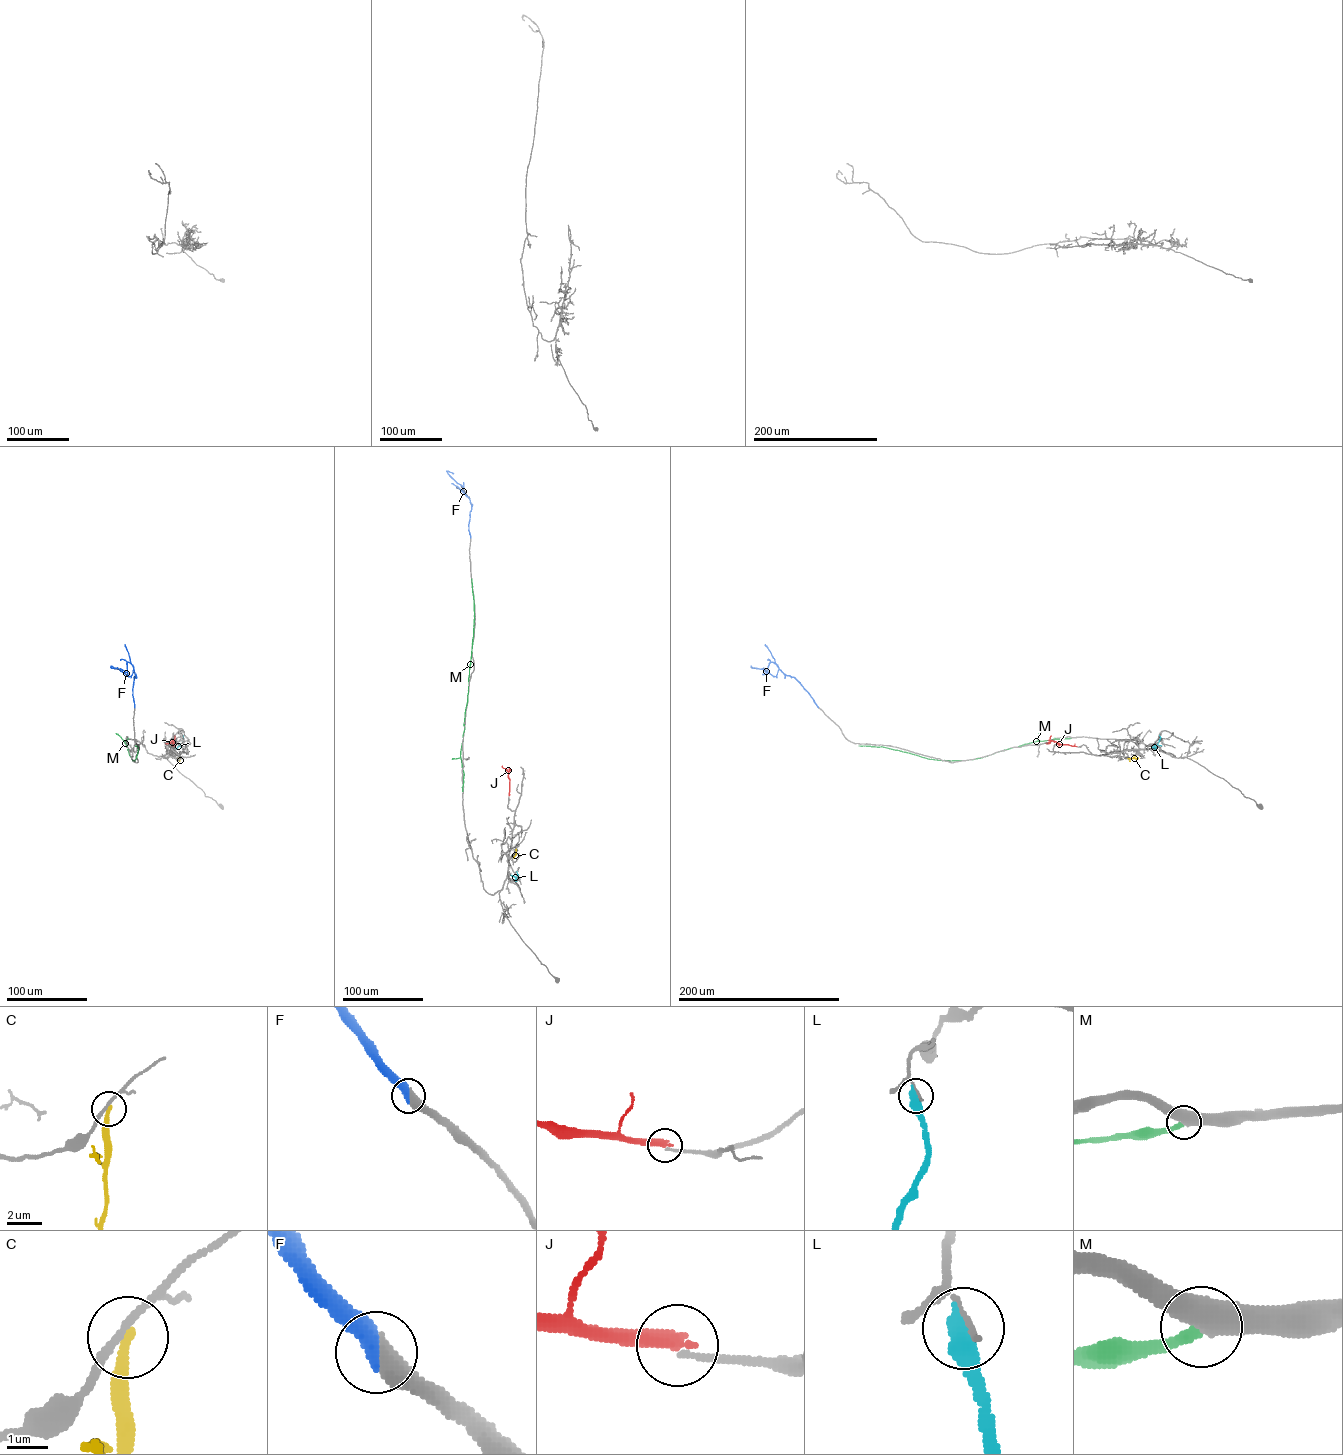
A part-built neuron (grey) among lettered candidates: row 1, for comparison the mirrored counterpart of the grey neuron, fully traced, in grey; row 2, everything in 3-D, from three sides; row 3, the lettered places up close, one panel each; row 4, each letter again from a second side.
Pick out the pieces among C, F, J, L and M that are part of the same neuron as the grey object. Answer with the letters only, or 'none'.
F

